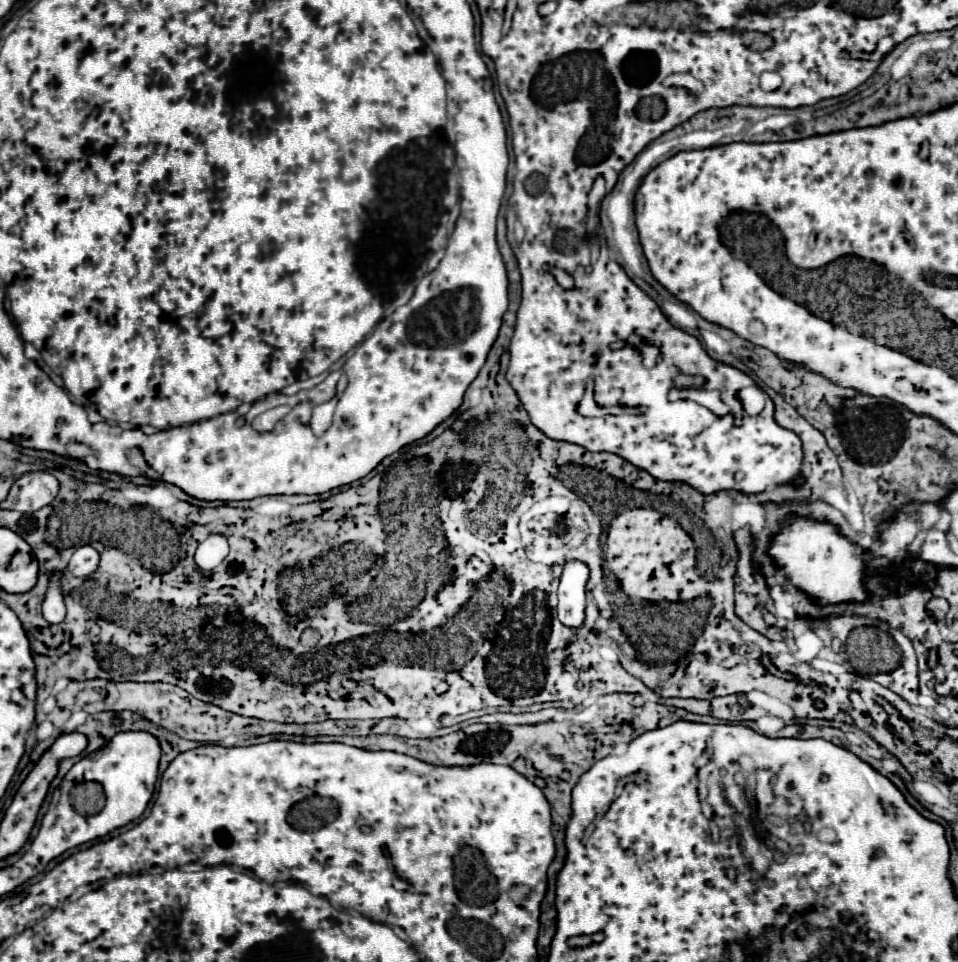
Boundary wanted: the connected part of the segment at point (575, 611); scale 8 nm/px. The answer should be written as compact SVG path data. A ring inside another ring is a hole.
M570 559L564 565L560 585L558 585L558 619L566 627L582 627L586 609L586 583L590 579L590 569L578 559Z

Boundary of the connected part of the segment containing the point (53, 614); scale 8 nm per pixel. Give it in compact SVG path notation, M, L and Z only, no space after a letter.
M56 573L50 581L50 587L48 587L48 593L46 593L46 599L42 603L42 615L48 623L62 623L64 617L66 617L66 607L64 607L64 597L62 597L62 591L58 587L58 579L60 579L60 573Z

